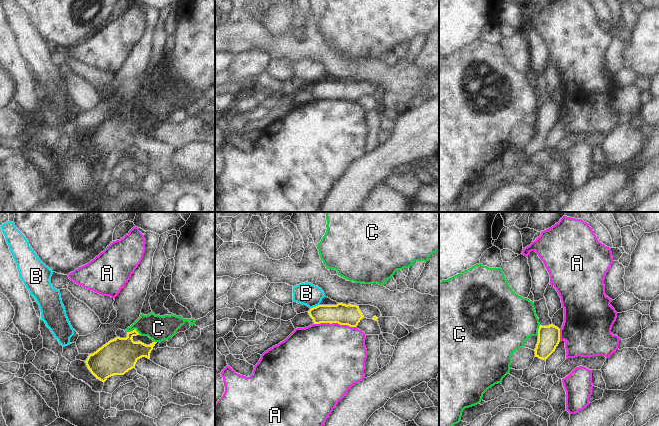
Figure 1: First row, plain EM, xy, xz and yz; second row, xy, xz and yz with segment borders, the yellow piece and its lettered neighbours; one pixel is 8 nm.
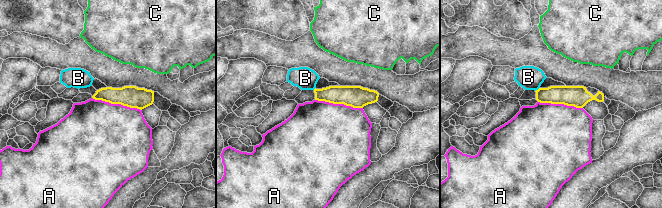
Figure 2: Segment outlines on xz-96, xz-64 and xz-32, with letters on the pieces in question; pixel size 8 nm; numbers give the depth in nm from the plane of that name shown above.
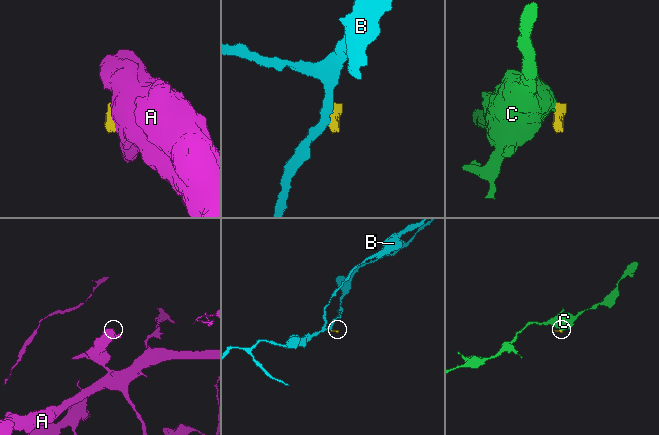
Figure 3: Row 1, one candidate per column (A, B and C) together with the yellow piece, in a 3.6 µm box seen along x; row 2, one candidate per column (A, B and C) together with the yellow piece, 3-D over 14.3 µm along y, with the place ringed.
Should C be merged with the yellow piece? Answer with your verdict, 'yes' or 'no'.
no

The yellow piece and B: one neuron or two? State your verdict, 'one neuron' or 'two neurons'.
two neurons

